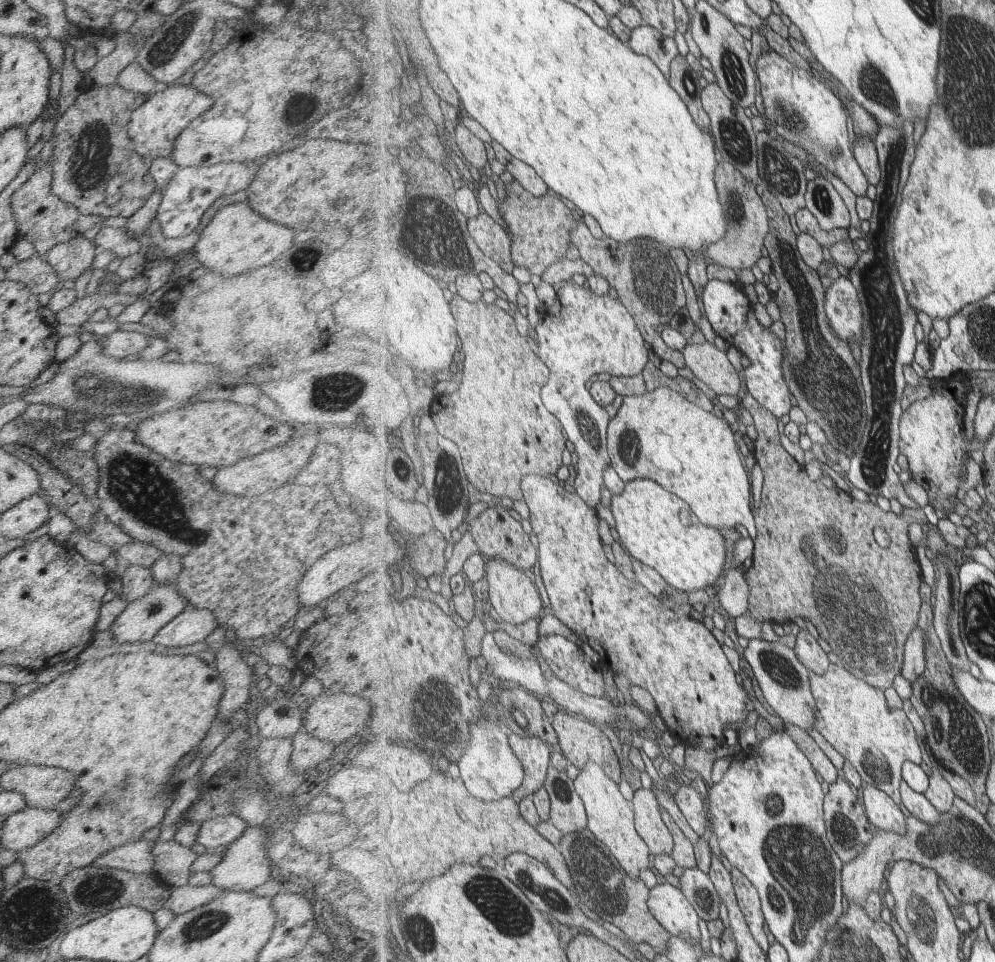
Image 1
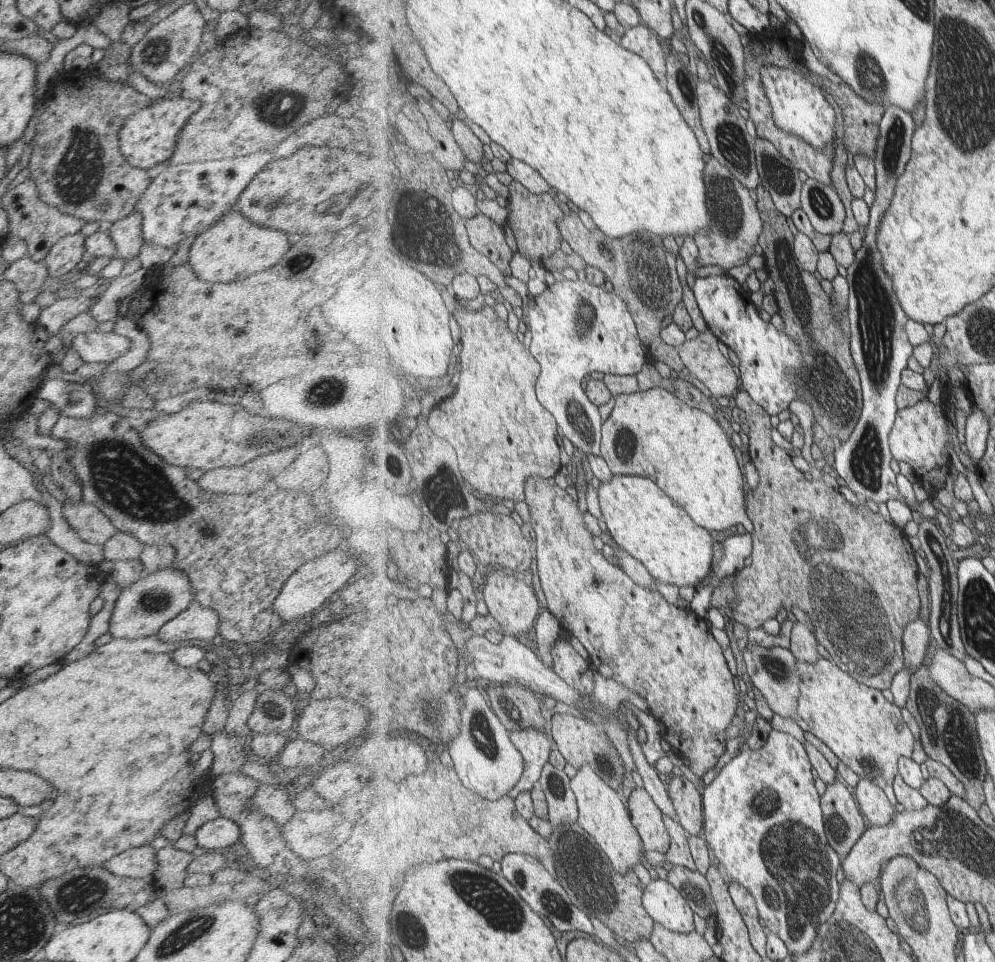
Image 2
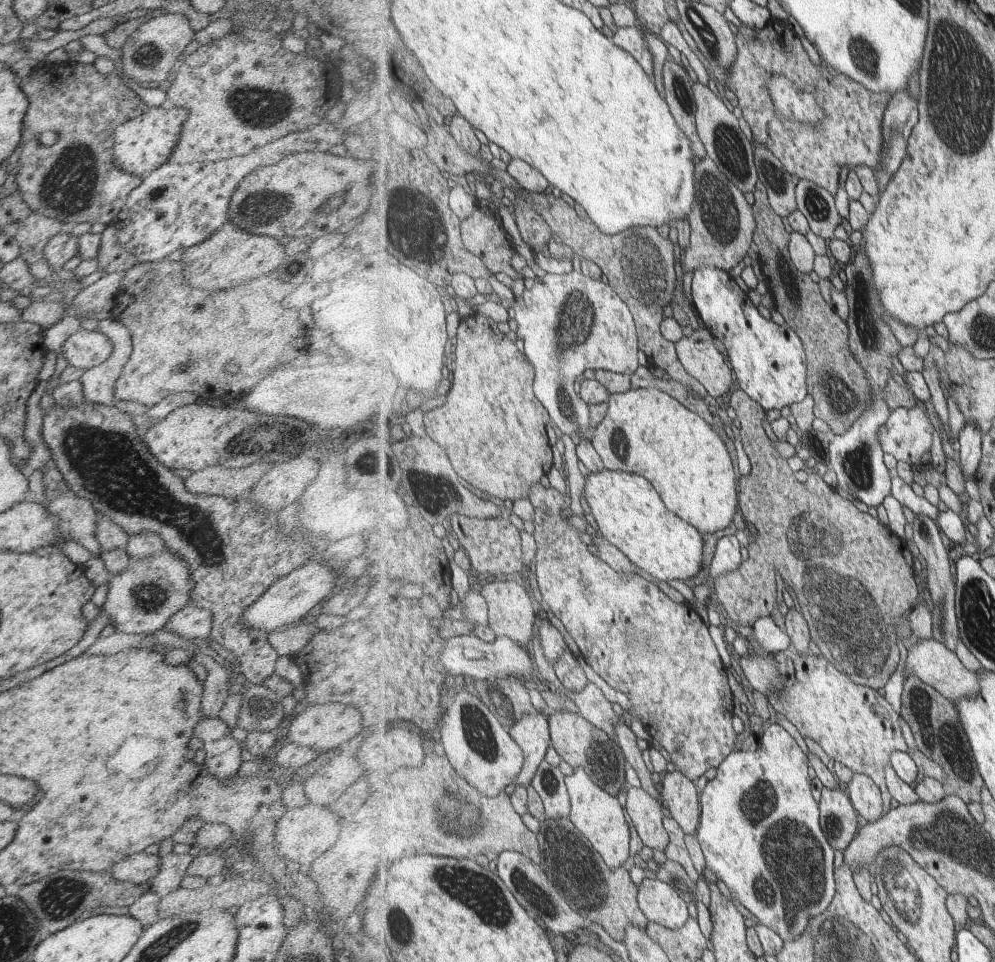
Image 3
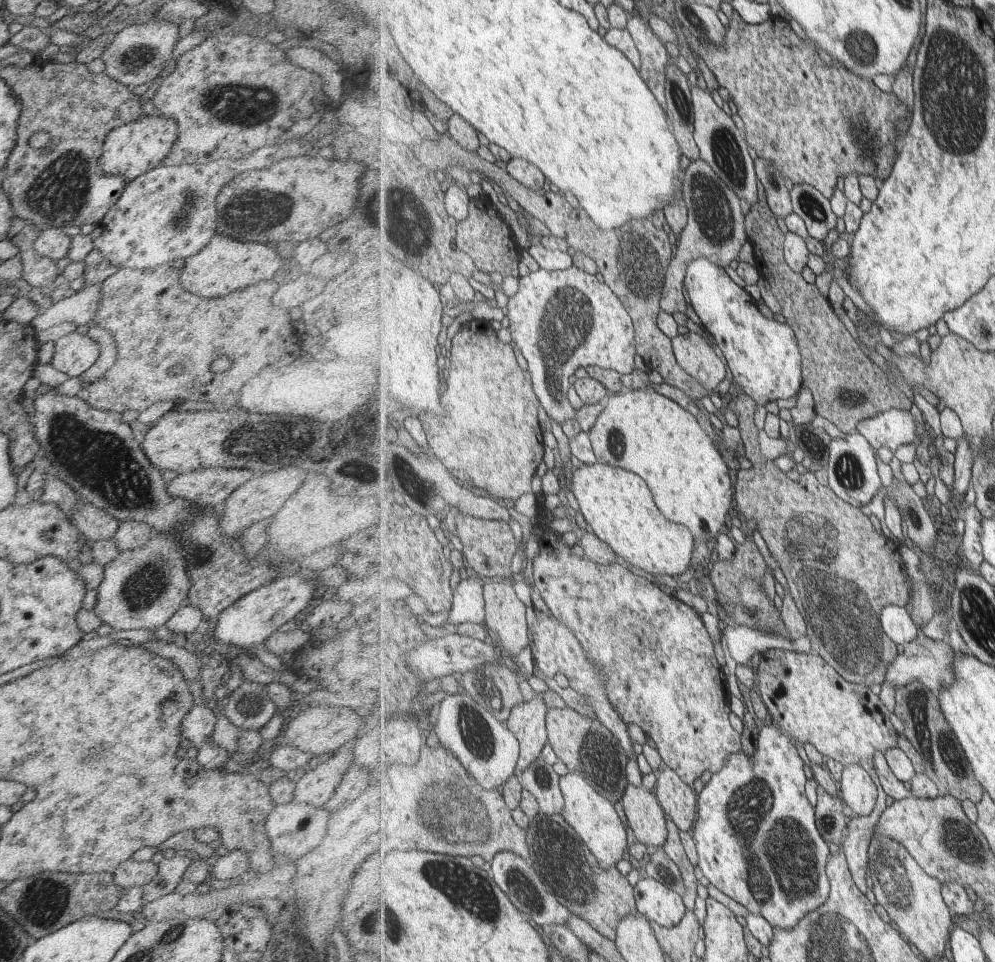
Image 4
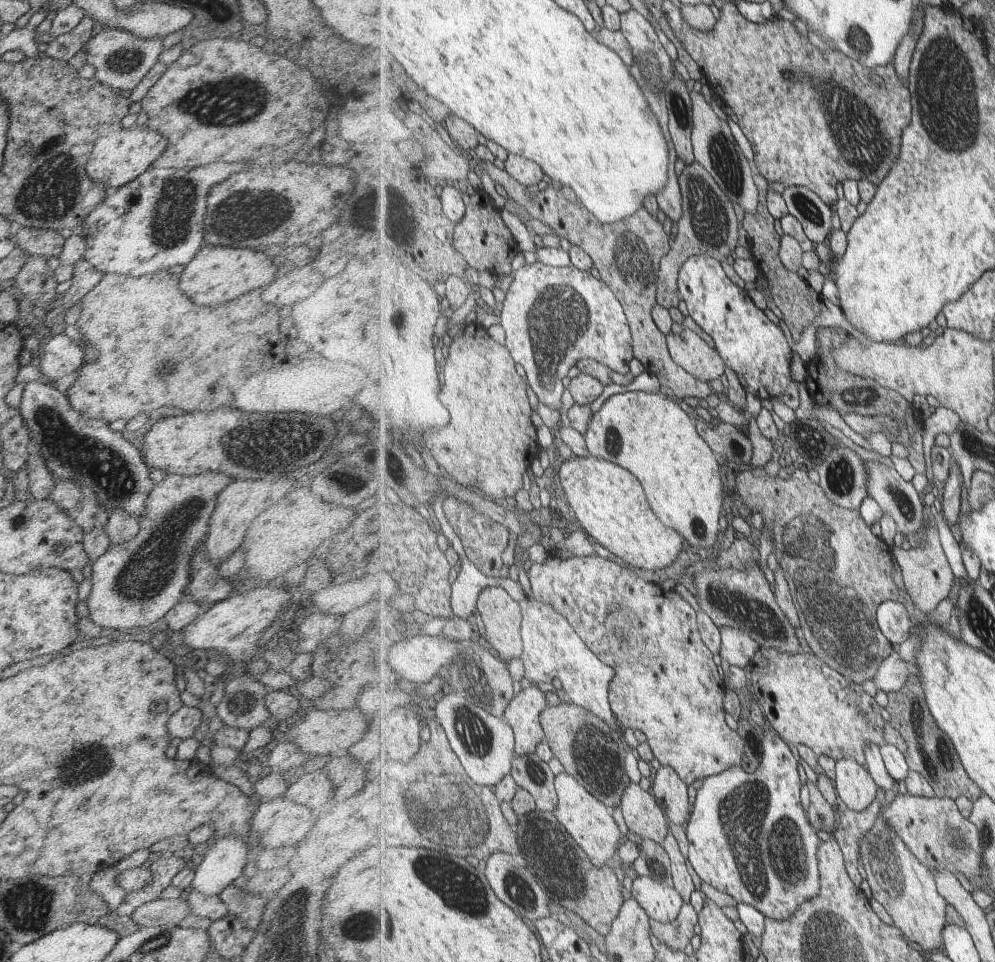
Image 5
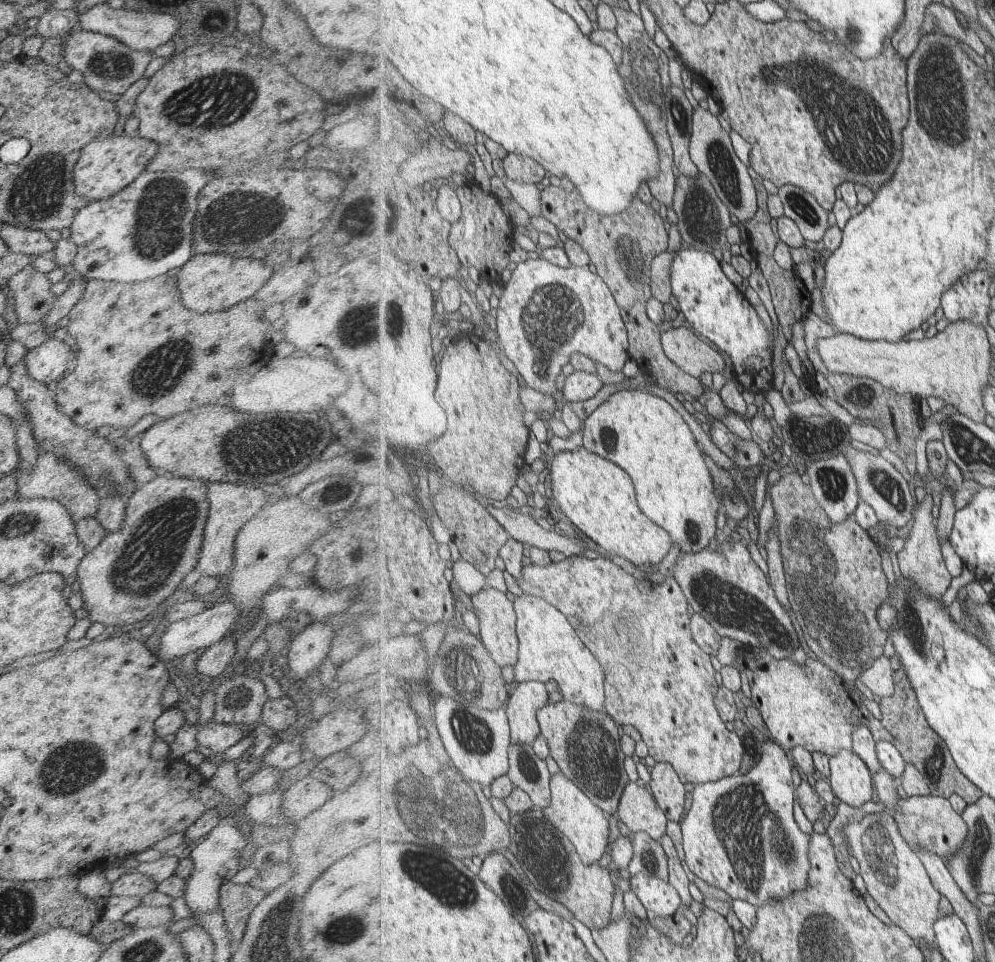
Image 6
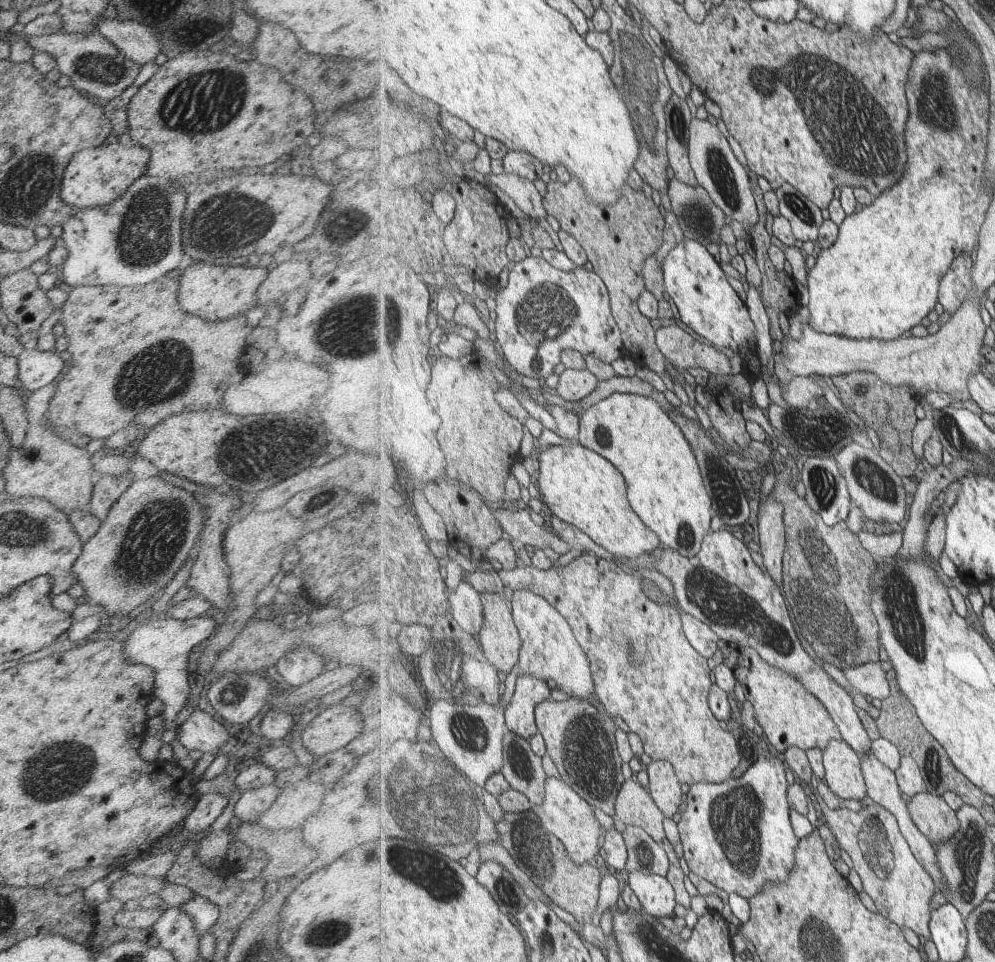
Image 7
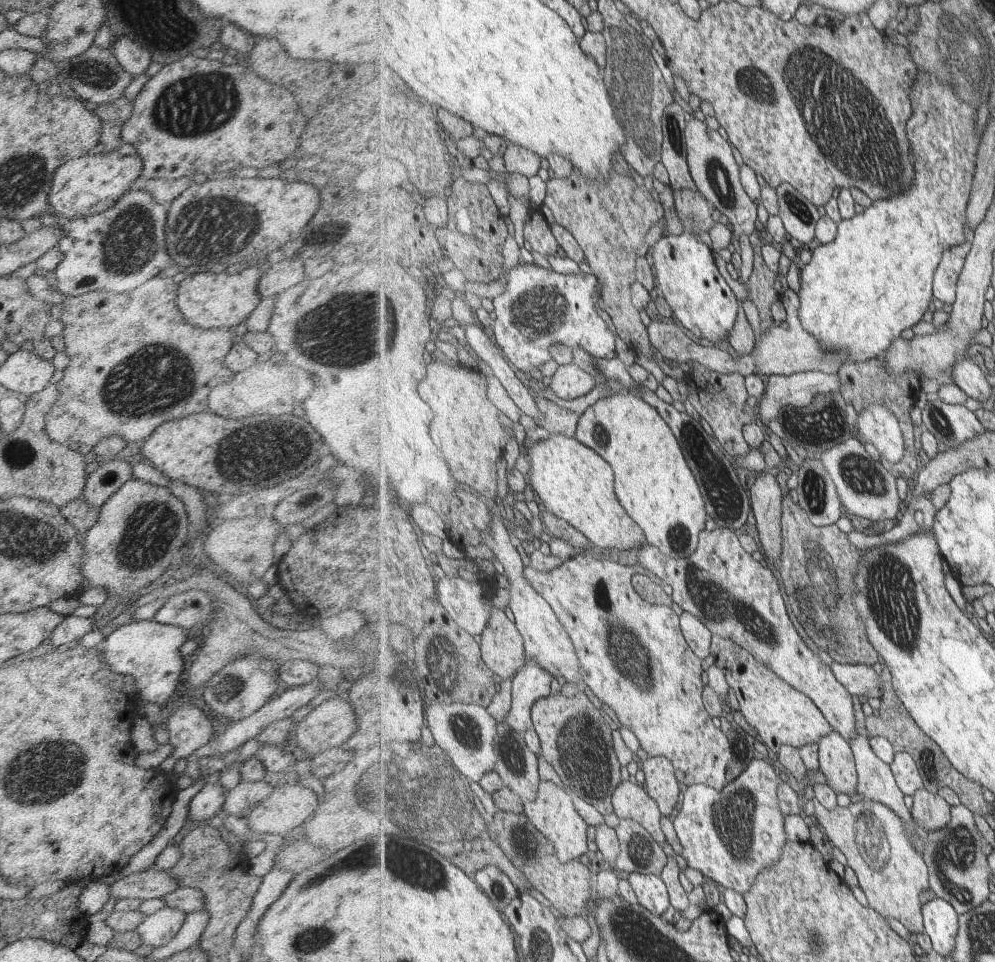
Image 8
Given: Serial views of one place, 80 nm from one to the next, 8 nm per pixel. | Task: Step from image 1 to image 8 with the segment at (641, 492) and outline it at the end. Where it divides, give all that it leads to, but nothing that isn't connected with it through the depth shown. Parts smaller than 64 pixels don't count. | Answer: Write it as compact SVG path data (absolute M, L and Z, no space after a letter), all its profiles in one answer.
M550 434L546 440L528 442L523 454L531 463L529 483L540 499L541 508L571 524L584 536L587 536L595 547L599 546L603 550L605 548L607 550L609 548L621 548L621 550L629 548L629 552L633 556L631 550L637 550L643 546L645 532L641 532L641 526L637 526L637 522L621 504L616 492L615 472L613 472L611 464L605 462L605 458L601 458L596 450L585 446L585 443L575 437Z

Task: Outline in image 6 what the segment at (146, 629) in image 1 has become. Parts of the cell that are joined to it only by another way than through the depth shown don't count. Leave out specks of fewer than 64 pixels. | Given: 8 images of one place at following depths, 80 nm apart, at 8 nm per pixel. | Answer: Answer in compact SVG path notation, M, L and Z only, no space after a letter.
M161 473L142 487L136 488L136 491L125 499L126 509L124 512L124 524L122 525L122 528L116 533L110 535L107 533L98 546L91 551L85 552L85 555L81 558L80 563L76 568L76 578L78 578L80 586L79 592L82 594L82 600L84 601L83 608L91 623L100 622L104 626L115 626L115 628L117 628L122 625L134 623L145 618L149 619L150 617L158 615L156 610L157 606L164 600L167 600L167 598L175 592L177 584L183 580L183 577L188 572L194 570L193 567L195 566L198 557L198 550L200 549L204 524L208 513L206 483L208 483L207 480L201 482L199 478L188 479L187 477L175 477Z

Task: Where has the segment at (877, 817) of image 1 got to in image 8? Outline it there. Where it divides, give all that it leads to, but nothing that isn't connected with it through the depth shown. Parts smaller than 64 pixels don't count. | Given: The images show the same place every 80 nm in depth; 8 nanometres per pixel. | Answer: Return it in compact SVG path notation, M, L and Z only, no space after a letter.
M833 730L819 742L820 770L837 794L853 796L860 781L852 744Z

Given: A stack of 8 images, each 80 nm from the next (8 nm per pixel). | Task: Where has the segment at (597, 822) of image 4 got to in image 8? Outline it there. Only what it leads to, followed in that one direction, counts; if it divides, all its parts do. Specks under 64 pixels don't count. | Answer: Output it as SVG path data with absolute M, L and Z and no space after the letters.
M543 780L541 788L539 788L539 798L535 802L527 802L525 812L537 831L550 845L553 845L553 853L561 862L577 861L577 858L581 858L583 854L589 854L587 851L589 850L589 842L587 842L589 840L589 824L577 812L571 794L557 786L555 782Z

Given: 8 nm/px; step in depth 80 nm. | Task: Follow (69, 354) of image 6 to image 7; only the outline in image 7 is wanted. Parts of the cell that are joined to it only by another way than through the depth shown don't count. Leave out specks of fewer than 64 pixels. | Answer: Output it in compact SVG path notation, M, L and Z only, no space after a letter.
M24 349L16 357L16 383L33 392L55 380L64 368L63 359L55 350Z

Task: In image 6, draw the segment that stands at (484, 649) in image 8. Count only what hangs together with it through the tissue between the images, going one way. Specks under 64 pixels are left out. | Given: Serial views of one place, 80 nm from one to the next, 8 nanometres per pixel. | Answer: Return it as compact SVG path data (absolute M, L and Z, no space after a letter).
M487 586L477 594L470 596L473 611L479 618L479 637L483 639L487 652L495 659L495 662L505 668L505 666L515 667L520 657L520 640L518 637L518 616L511 602L501 590Z

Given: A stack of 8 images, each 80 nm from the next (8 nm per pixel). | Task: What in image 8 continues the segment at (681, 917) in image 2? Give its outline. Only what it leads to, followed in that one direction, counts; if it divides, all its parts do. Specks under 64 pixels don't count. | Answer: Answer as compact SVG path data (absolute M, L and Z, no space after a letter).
M632 872L628 876L629 882L633 885L638 902L653 914L662 916L671 906L669 891L666 882L663 882L659 875L642 872Z

